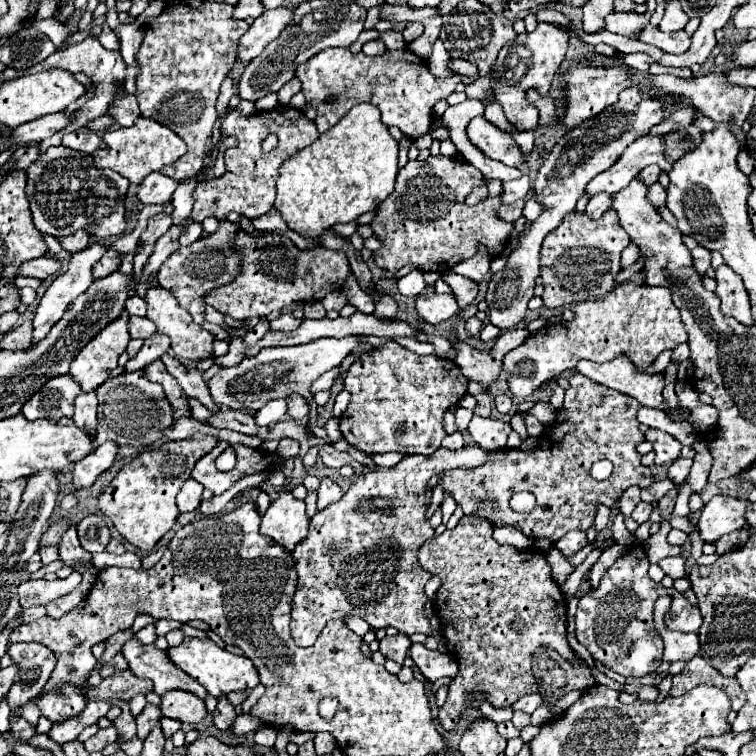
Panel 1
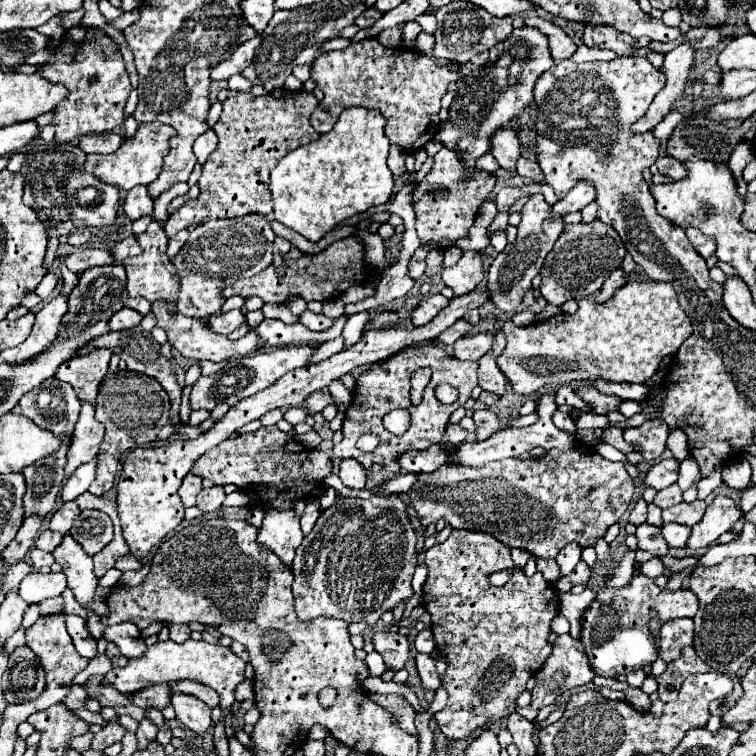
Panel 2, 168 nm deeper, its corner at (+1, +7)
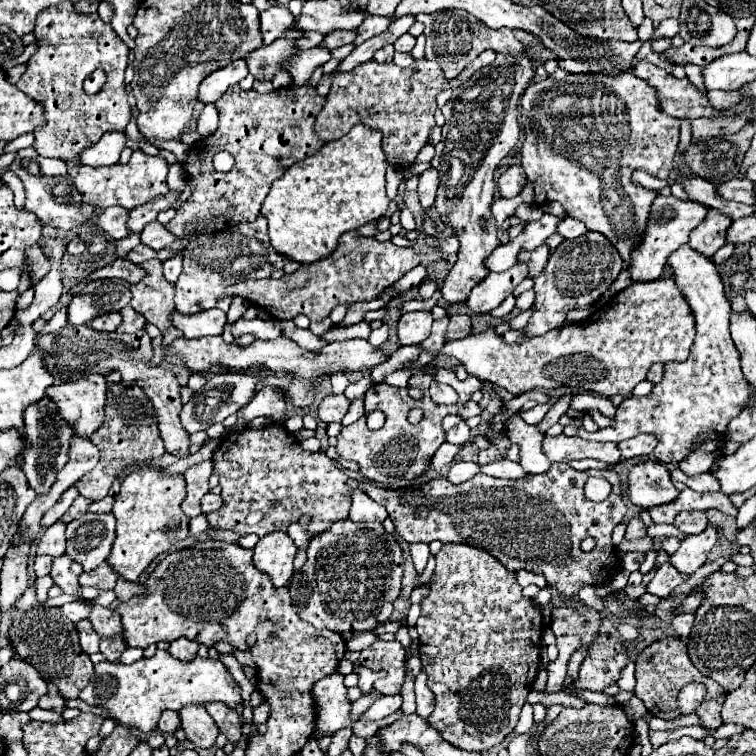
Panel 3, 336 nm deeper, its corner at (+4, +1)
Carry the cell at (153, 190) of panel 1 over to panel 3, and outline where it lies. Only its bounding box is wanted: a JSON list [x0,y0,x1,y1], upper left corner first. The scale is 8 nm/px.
[96,208,128,240]

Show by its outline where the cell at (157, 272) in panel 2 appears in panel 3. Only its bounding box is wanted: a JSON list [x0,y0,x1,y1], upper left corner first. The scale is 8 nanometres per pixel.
[130,260,184,366]

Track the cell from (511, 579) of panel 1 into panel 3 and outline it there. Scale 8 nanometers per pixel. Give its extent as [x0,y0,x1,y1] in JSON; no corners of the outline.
[416,544,540,750]

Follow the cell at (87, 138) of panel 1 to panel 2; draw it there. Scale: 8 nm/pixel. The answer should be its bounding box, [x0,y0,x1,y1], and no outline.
[79,132,123,154]

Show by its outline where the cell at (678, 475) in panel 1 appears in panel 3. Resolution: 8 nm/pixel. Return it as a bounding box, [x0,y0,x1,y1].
[628,458,678,508]

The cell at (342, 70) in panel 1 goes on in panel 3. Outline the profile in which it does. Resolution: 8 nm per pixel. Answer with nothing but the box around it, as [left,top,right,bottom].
[316,50,496,168]

